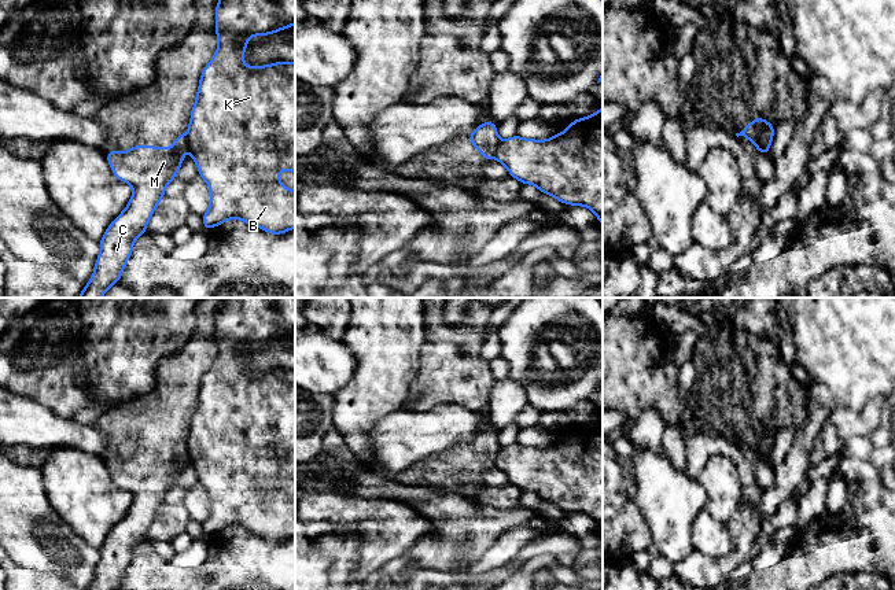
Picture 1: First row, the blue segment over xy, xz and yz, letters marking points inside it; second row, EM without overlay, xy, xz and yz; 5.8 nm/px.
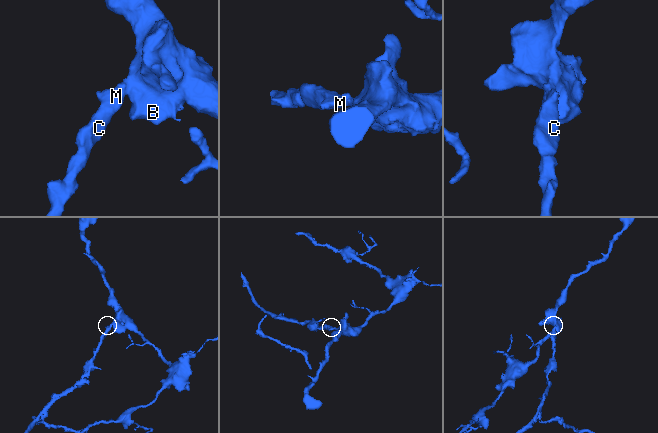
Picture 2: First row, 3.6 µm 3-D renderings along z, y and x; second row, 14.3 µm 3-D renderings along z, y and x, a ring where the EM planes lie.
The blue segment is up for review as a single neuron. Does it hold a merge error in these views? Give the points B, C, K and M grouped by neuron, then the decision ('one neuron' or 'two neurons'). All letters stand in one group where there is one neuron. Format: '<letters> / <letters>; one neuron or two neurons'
B K / C M; two neurons

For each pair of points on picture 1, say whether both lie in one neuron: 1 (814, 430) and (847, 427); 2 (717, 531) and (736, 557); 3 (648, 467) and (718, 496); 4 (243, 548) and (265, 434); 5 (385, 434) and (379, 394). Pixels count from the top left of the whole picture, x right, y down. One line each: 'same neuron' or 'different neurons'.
1: different neurons
2: different neurons
3: different neurons
4: different neurons
5: different neurons

